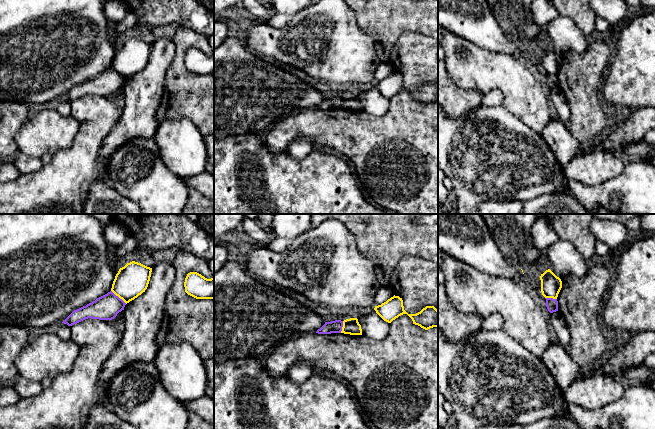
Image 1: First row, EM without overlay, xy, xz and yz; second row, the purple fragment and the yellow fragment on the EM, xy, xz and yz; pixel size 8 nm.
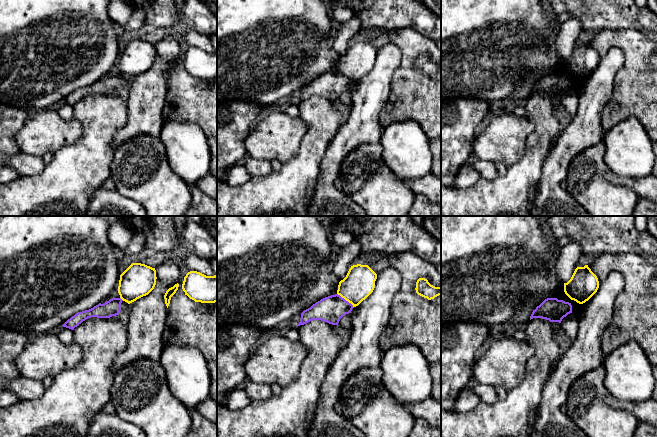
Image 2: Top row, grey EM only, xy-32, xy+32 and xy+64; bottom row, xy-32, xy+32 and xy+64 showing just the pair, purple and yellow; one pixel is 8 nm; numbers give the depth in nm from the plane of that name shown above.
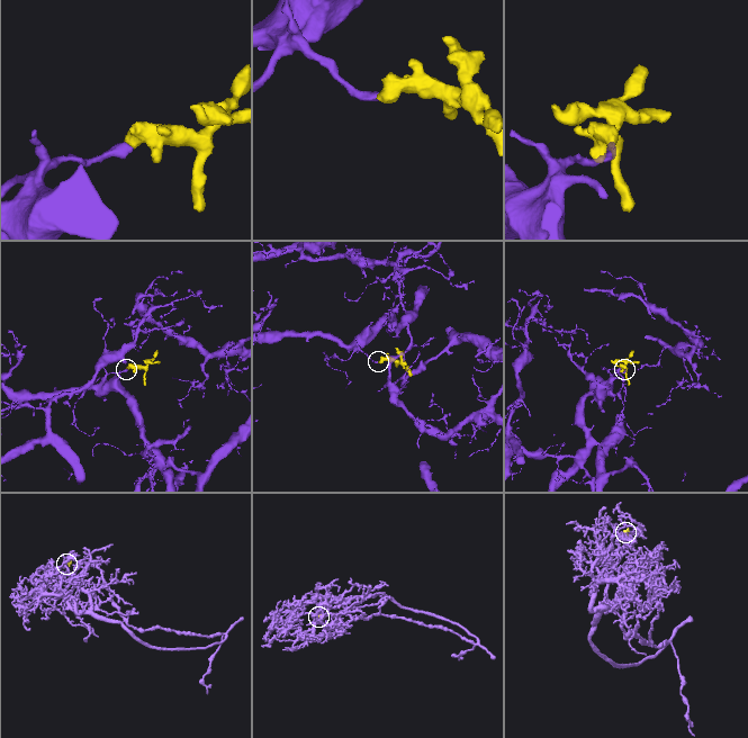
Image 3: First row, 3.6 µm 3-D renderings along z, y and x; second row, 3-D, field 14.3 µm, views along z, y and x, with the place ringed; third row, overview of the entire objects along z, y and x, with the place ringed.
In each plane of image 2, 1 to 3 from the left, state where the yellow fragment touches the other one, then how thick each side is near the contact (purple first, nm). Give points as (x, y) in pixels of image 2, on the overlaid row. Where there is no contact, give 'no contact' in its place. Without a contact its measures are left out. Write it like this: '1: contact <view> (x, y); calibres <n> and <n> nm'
1: contact xy-32 (121, 299); calibres 130 and 260 nm
2: contact xy+32 (345, 300); calibres 220 and 240 nm
3: no contact

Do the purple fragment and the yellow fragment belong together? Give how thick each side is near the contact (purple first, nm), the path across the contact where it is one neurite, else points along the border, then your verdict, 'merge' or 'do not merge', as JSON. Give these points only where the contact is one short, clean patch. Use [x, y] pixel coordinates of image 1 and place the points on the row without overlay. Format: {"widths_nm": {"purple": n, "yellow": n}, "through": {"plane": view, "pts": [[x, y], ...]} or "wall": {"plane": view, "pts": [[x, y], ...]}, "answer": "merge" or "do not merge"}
{"widths_nm": {"purple": 200, "yellow": 260}, "wall": {"plane": "xy", "pts": [[111, 66], [126, 79]]}, "answer": "do not merge"}

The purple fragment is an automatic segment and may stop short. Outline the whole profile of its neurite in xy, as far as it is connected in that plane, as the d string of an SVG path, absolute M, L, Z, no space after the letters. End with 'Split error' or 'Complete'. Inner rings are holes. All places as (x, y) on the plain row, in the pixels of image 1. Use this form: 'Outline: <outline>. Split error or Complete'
Outline: M112 67L92 79L74 86L62 99L72 102L85 95L112 96L124 86L126 79Z. Complete

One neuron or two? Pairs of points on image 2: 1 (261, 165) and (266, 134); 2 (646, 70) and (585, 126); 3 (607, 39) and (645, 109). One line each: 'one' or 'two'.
1: two
2: two
3: one

